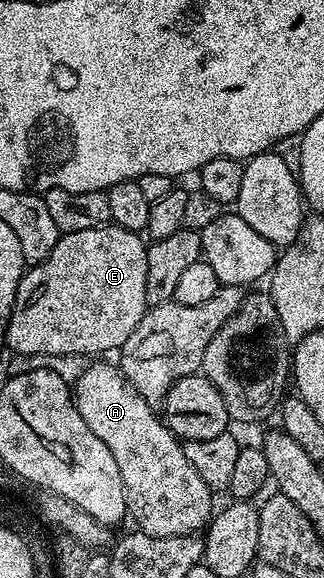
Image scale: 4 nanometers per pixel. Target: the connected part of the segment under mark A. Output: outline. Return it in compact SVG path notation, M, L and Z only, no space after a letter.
M97 361L94 365L86 366L85 371L76 379L75 398L77 408L91 425L95 437L111 449L115 457L115 465L119 465L119 477L123 477L123 489L125 490L125 505L128 518L137 522L136 530L142 535L151 537L171 537L177 531L177 523L181 523L181 511L185 511L185 475L193 475L195 469L191 461L187 461L182 440L174 435L164 418L160 414L153 412L154 404L150 400L138 395L133 384L129 382L121 373L120 366L113 367L109 361Z

